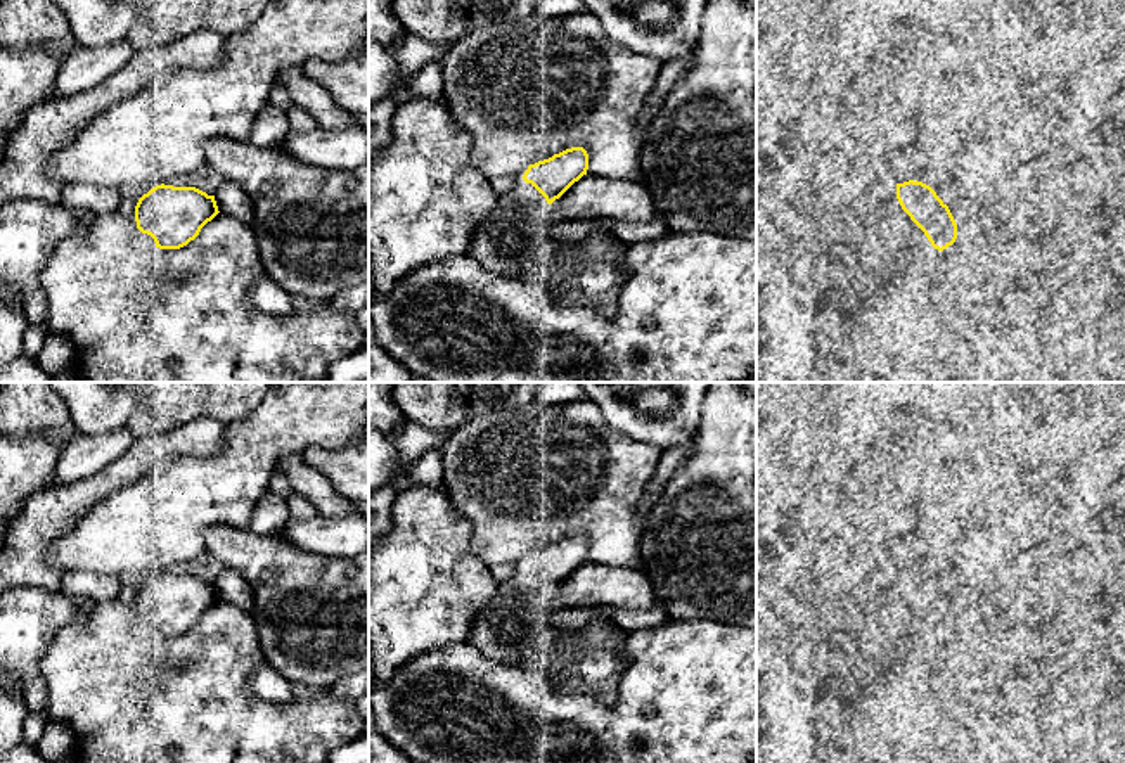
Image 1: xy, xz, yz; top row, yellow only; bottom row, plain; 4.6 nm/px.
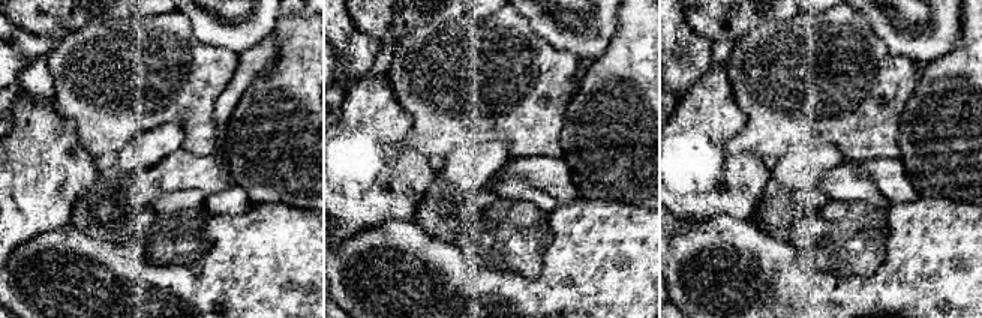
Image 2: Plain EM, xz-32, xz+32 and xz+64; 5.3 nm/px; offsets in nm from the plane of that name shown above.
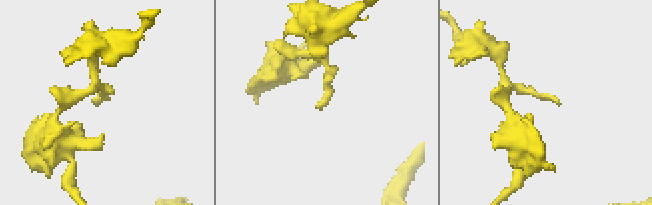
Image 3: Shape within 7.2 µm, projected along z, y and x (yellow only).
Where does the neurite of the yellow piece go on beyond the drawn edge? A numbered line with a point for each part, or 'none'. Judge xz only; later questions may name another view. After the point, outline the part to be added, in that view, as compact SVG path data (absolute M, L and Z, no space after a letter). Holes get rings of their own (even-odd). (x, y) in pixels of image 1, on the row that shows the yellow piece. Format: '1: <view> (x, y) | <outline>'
1: xz (525, 196) | M528 166L518 175L514 175L514 185L512 185L509 197L524 213L538 213L542 209L547 209L549 204L545 197L531 183L526 183L523 180L523 175L526 170Z

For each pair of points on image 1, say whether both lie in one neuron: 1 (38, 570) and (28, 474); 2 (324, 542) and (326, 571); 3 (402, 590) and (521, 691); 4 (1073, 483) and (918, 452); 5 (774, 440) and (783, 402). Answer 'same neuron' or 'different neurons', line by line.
1: different neurons
2: different neurons
3: different neurons
4: different neurons
5: different neurons

